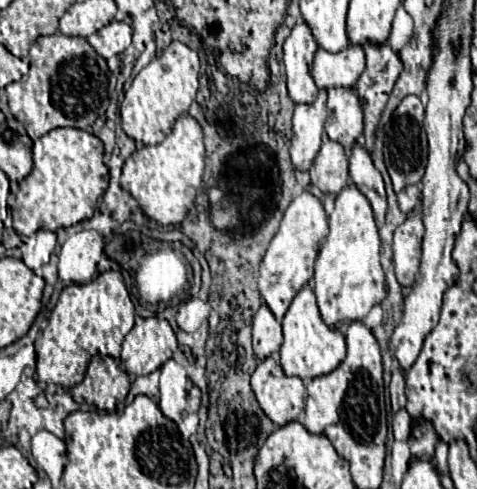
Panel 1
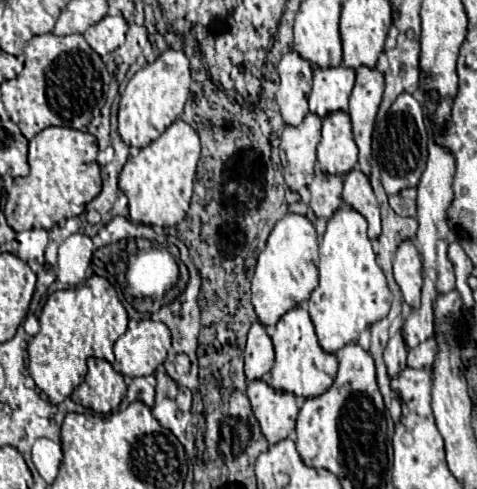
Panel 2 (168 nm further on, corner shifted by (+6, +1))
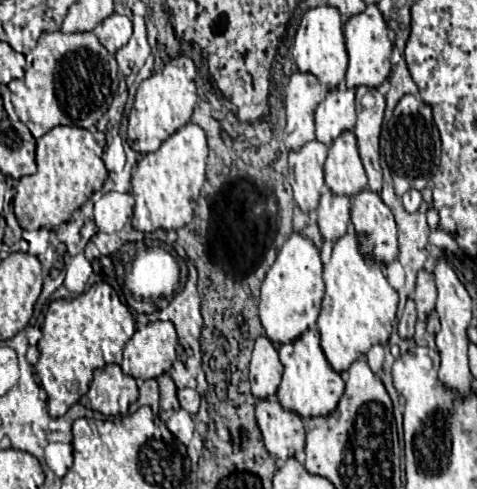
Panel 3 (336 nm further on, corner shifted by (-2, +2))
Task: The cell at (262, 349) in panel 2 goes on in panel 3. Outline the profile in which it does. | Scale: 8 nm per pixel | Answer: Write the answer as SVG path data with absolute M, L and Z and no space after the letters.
M260 335L254 343L250 361L250 385L254 397L264 399L276 395L280 377L282 377L282 363L278 351L266 335Z

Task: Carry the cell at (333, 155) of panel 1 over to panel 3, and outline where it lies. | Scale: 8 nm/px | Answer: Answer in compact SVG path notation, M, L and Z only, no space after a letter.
M326 191L318 203L318 227L324 239L336 241L348 231L350 199L346 195L332 195Z

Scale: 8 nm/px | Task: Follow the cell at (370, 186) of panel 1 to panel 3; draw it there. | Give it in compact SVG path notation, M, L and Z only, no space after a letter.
M364 189L352 197L352 223L358 233L366 235L364 251L372 253L380 263L396 259L398 243L394 215L378 193Z

